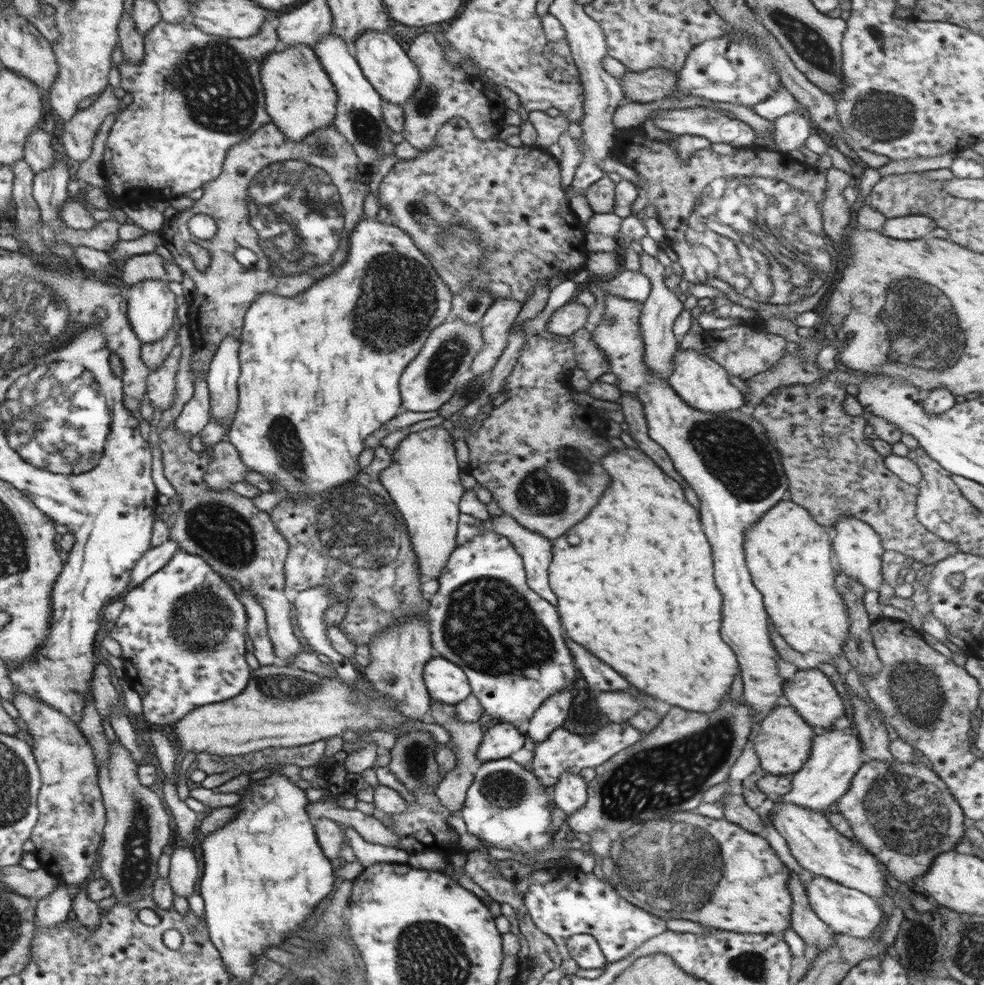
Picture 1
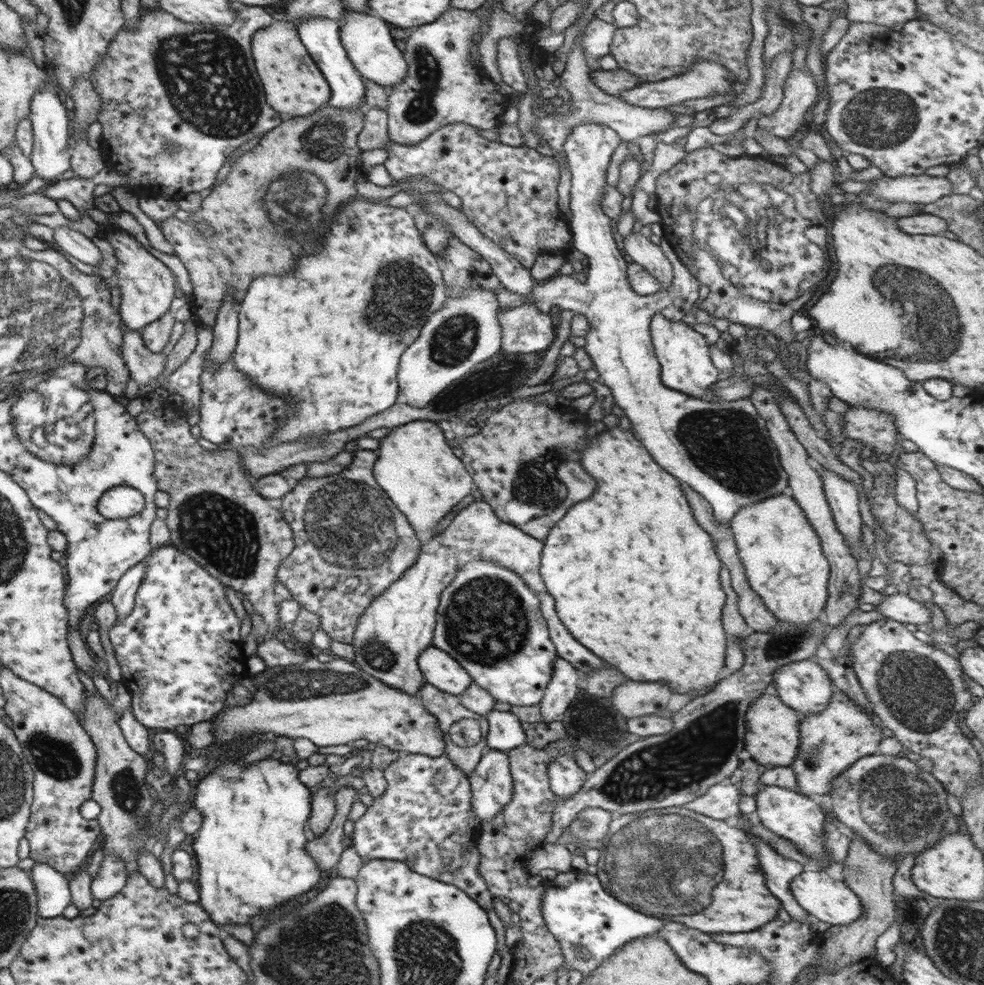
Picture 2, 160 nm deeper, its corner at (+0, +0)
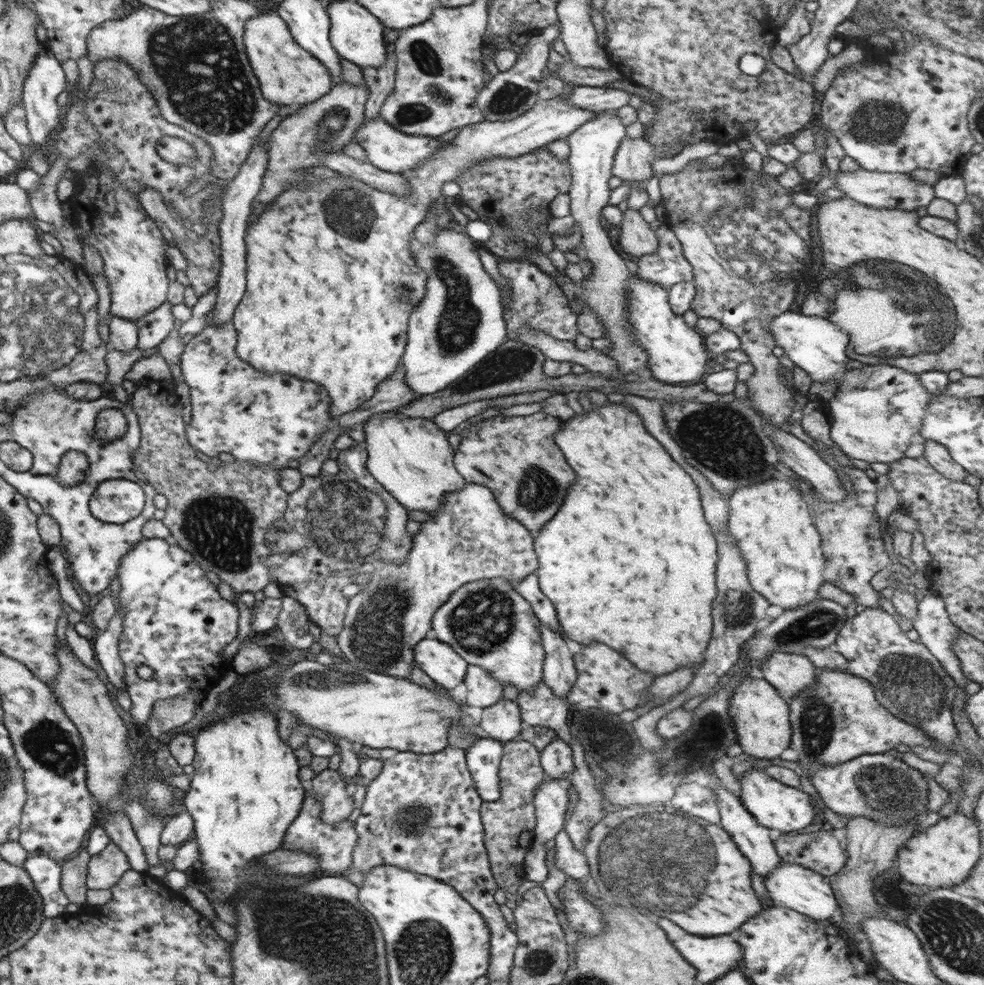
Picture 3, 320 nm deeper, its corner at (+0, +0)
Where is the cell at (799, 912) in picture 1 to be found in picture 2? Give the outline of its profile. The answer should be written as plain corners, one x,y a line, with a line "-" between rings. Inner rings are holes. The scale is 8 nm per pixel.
741,811
736,814
740,828
747,833
748,838
755,844
760,870
766,872
764,880
768,890
780,898
782,908
788,912
792,919
800,923
810,923
809,914
805,912
791,893
791,880
802,874
803,864
796,860
780,856
764,839
751,833
751,819

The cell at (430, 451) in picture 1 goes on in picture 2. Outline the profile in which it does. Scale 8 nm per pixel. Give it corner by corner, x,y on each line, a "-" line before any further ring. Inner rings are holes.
417,420
394,427
381,438
373,466
376,482
404,514
416,537
423,544
435,536
434,528
475,485
464,468
463,458
456,457
436,421

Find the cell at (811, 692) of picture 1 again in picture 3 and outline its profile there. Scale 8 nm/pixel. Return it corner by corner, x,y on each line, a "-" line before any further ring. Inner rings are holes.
772,652
760,670
762,678
776,688
786,702
815,685
817,669
805,655

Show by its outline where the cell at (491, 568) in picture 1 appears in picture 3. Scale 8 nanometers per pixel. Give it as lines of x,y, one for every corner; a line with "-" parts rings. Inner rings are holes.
492,578
464,584
456,593
452,593
450,599
435,612
431,630
434,638
449,644
468,665
480,666
498,682
514,684
521,693
531,691
543,680
545,650
541,643
540,625
531,604
514,591
512,582
504,578

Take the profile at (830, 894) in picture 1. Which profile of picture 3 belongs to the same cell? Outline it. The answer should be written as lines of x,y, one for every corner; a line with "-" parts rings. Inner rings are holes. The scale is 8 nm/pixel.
783,861
776,870
770,872
768,878
763,880
763,883
768,894
772,896
774,904
778,902
786,908
790,908
816,920
838,920
842,916
842,909
835,897
835,892
832,887
824,882
824,876
803,867
801,864
792,864

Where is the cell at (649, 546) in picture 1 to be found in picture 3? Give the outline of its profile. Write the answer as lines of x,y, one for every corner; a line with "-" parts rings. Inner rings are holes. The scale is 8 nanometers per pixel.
607,403
598,406
594,410
584,411
584,414
574,414
568,420
561,421
559,429
555,432
555,443
560,447
566,462
574,468
576,472
576,482
572,484
570,492
566,494
568,498
564,500
564,506
560,506
560,510
556,512
556,516
544,528
538,532
538,536
534,538
534,553
538,558
538,569
535,575
538,577
539,586
542,593
554,604
557,617
563,634
574,642
580,642
581,645
592,644
592,642
602,642
612,646
614,650
618,650
620,654
624,654
630,664
652,672
656,676
660,674
668,674
672,670
676,670
678,666
682,668
690,668
690,670
700,670
704,664
705,650
712,636
713,620
712,620
712,603
716,602
716,568
720,556
718,553
718,542
716,536
711,531
711,526
704,520
702,514
702,506
700,506
700,492
696,490
696,484
692,482
692,478
672,460
672,456
668,456
668,452
664,450
664,446
652,438
641,419
641,416
630,411
626,406
618,403

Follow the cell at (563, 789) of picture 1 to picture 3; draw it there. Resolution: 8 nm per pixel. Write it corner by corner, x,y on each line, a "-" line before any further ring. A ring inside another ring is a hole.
560,738
552,739
540,753
541,767
550,779
566,779
575,769
573,750

